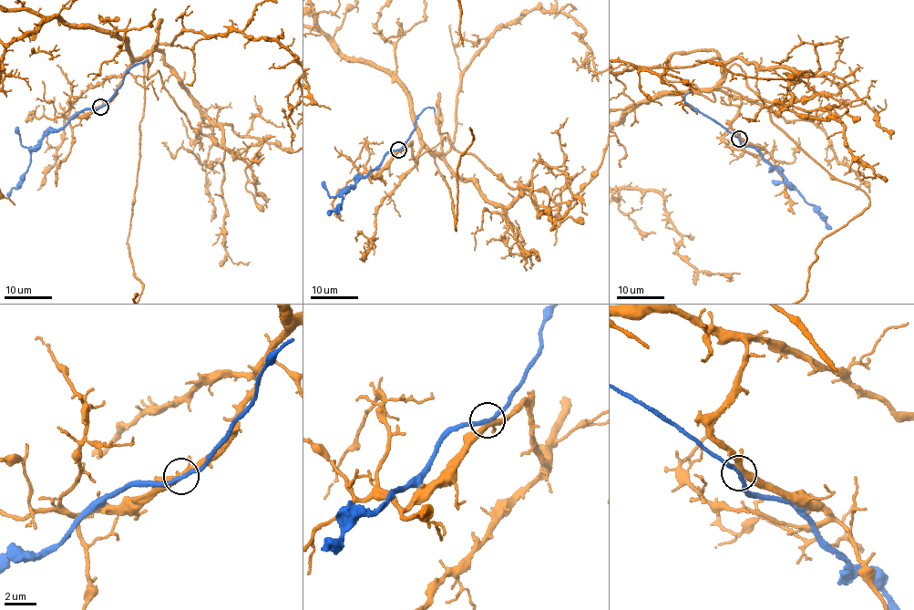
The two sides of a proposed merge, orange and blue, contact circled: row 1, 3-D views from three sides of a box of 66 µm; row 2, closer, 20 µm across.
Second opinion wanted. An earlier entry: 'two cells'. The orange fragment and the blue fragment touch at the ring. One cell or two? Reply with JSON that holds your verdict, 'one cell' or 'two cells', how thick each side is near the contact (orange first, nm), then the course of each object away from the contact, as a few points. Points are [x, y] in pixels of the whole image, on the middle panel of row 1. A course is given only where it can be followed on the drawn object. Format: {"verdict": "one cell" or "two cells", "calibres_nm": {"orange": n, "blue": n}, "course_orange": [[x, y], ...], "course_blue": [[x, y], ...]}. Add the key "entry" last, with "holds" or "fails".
{"verdict": "one cell", "calibres_nm": {"orange": 300, "blue": 240}, "course_orange": [[399, 149], [411, 146], [415, 163], [423, 147], [431, 154], [455, 230], [458, 167], [474, 135]], "course_blue": [[399, 149], [391, 150], [381, 165], [342, 195], [342, 204], [329, 214]], "entry": "fails"}

